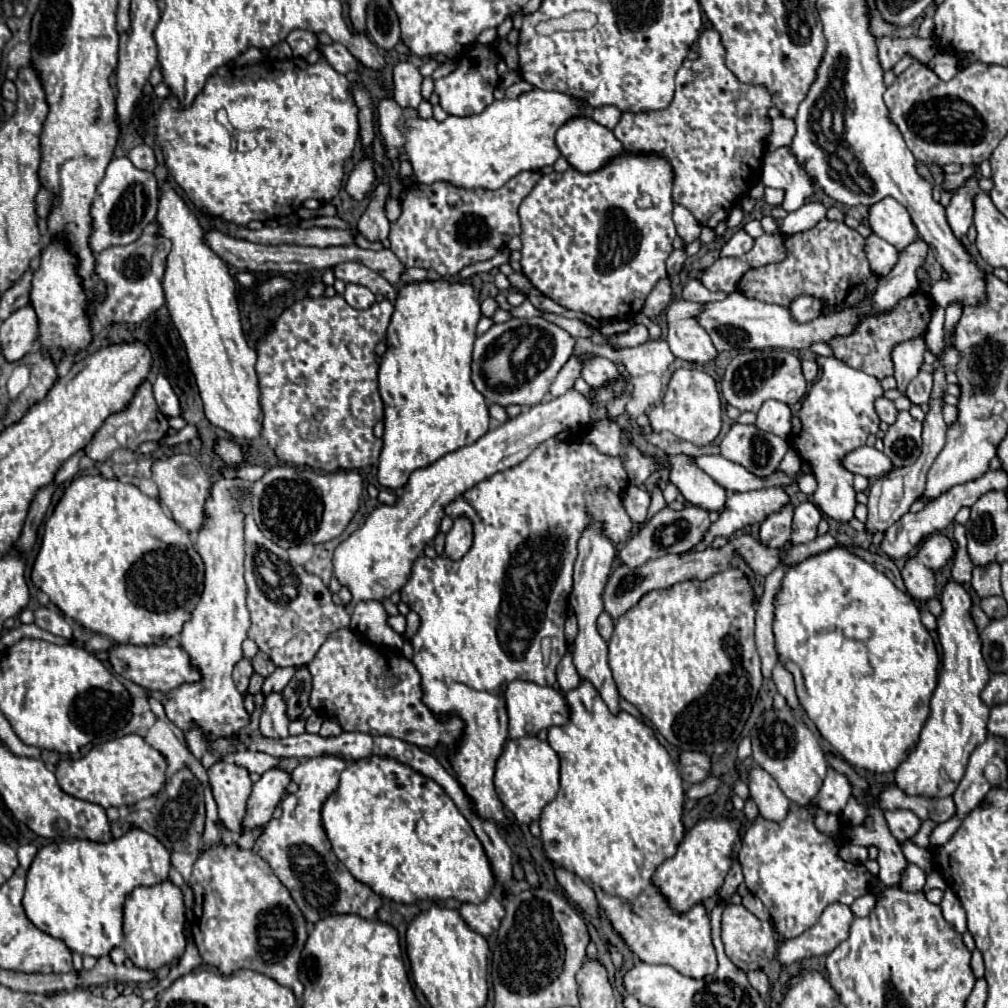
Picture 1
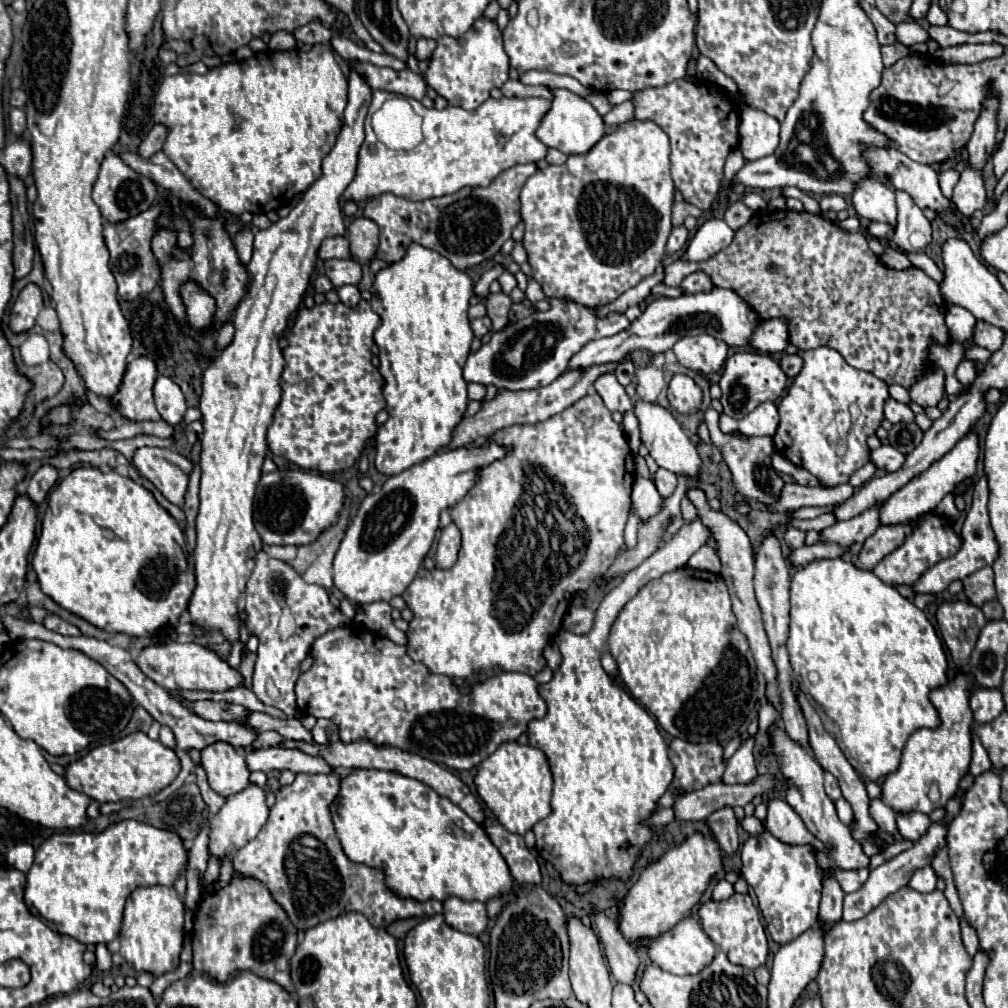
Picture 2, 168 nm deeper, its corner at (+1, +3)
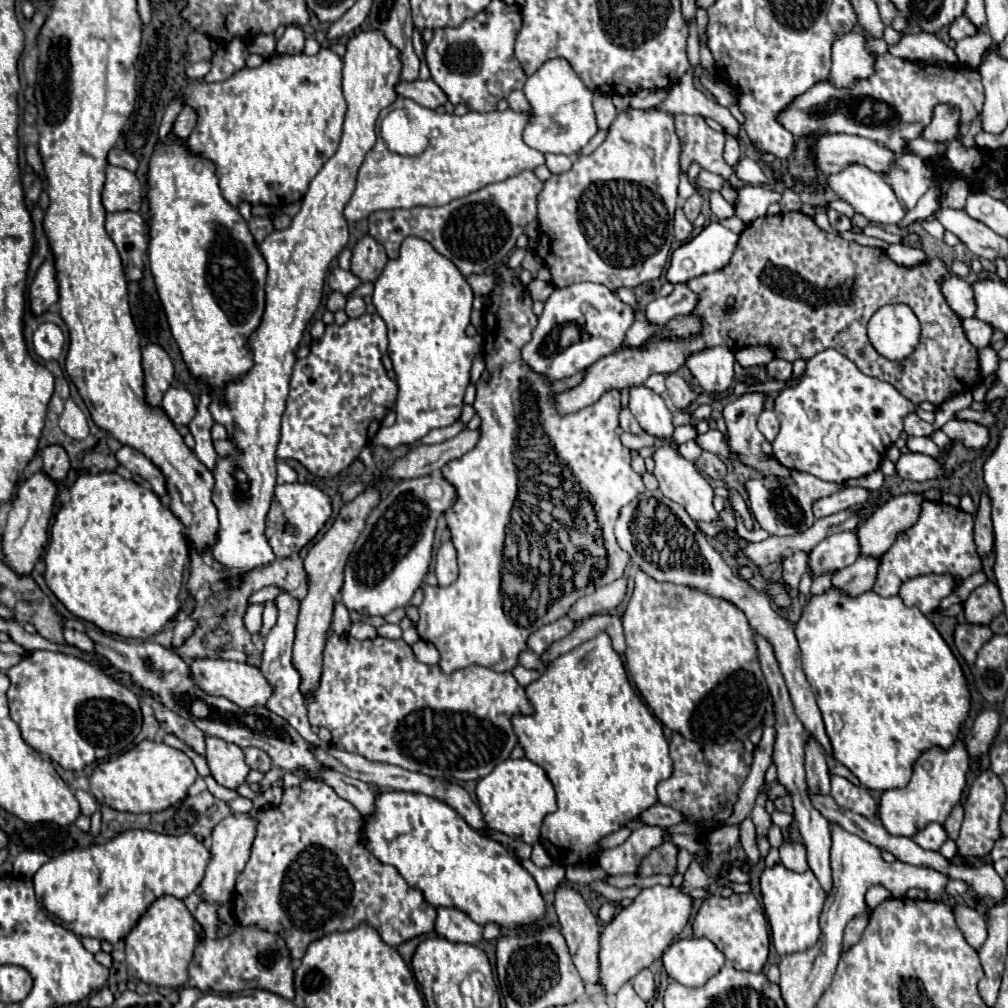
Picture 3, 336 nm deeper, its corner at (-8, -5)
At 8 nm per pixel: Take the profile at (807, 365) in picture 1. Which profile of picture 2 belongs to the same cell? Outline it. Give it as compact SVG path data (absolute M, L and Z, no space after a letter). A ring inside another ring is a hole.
M783 354L783 358L779 360L781 364L781 370L789 376L789 378L795 378L799 374L799 370L803 368L803 360L795 354L795 356L789 356L789 354Z

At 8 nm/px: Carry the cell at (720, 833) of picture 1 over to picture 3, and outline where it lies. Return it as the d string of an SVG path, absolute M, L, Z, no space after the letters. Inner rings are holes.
M652 886L632 900L630 906L622 908L614 920L604 928L600 948L600 980L606 986L606 996L614 996L622 984L636 976L642 968L648 968L672 940L684 930L694 910L694 898L684 892L684 886Z

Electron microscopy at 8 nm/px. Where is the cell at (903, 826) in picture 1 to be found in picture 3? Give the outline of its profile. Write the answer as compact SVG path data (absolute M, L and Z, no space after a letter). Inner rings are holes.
M928 824L926 828L922 828L922 830L918 830L914 836L912 836L912 840L920 846L920 848L924 848L924 850L940 850L940 846L946 842L946 830L944 830L944 826L942 824Z

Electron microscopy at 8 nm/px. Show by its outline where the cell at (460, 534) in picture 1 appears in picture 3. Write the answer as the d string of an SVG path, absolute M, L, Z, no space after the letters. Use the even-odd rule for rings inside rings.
M442 542L436 554L436 576L440 586L448 586L458 578L458 554L452 542Z

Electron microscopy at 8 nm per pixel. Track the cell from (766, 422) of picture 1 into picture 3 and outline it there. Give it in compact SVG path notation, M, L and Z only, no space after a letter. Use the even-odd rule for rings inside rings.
M764 410L758 418L758 430L764 434L764 438L768 442L774 442L776 436L778 436L778 430L780 430L780 420L778 416L772 412L772 410Z

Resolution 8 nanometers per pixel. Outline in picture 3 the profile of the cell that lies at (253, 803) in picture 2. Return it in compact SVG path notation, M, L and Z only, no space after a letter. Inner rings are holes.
M246 812L246 814L230 814L228 818L224 818L212 832L212 848L210 848L210 864L206 868L206 876L202 880L202 898L214 904L224 904L228 900L232 900L234 894L234 884L238 874L244 870L250 852L252 852L252 844L256 838L256 826L258 820Z

